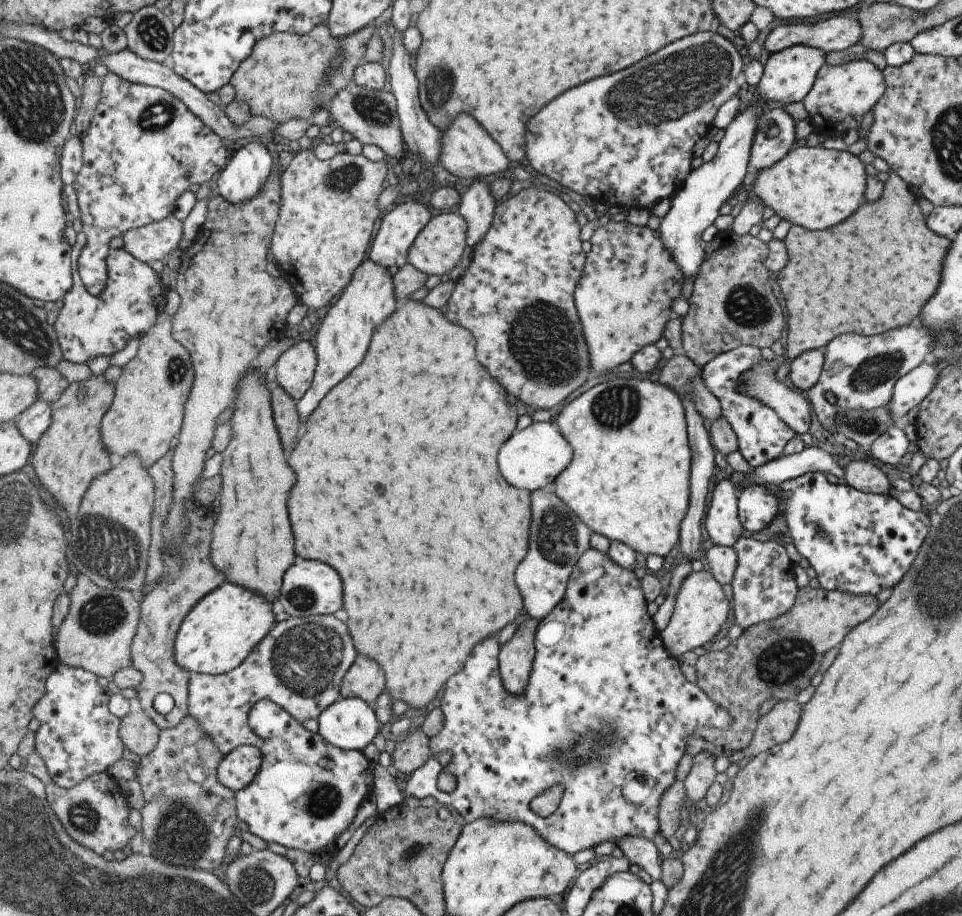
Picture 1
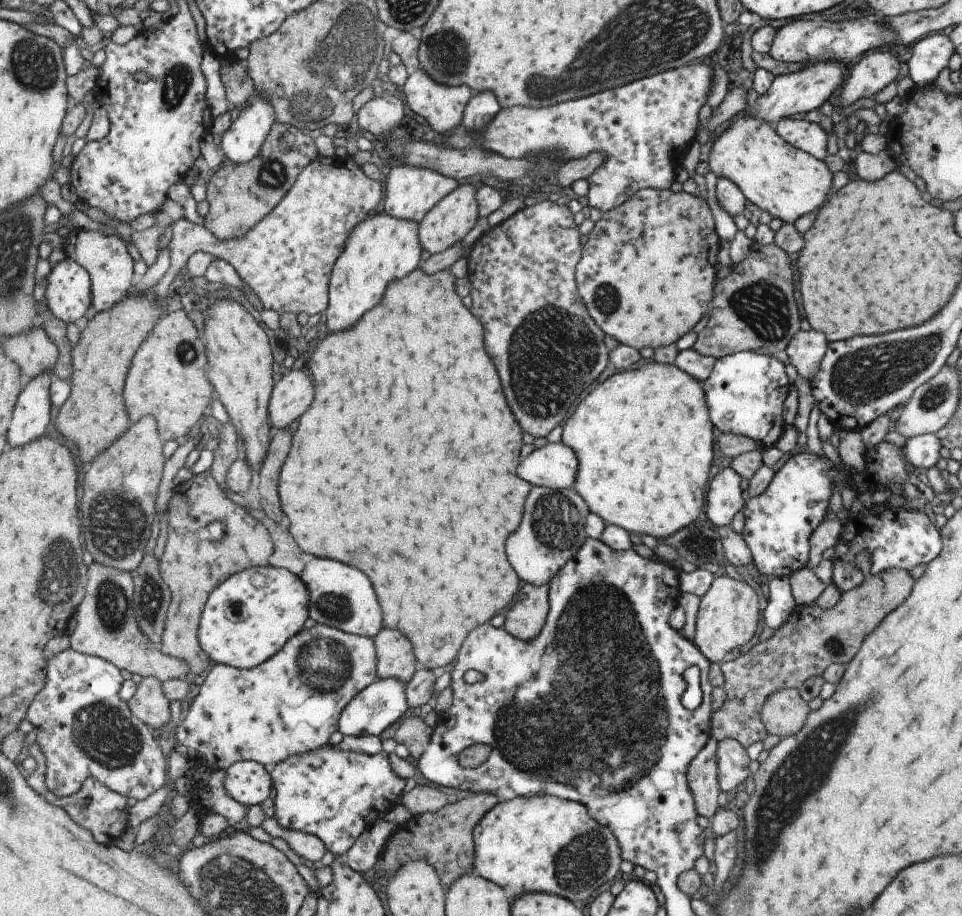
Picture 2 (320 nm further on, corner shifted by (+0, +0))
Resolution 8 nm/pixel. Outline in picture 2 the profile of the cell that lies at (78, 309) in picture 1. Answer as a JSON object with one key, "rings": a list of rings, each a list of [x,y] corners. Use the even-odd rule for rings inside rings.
{"rings":[[[75,229],[68,233],[67,237],[66,249],[71,258],[83,266],[92,277],[93,300],[90,316],[111,310],[117,304],[121,304],[121,300],[129,296],[129,290],[138,280],[138,276],[133,272],[135,260],[127,250],[127,242],[115,234],[105,234],[101,230]]]}

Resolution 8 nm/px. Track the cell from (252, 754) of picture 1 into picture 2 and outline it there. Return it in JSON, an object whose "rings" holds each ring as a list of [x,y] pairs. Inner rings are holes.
{"rings":[[[251,760],[235,762],[225,769],[224,784],[232,798],[248,807],[267,800],[274,787],[271,773],[263,764]]]}

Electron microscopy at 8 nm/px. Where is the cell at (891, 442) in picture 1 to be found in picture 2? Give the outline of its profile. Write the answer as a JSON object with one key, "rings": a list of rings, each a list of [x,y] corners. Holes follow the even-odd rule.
{"rings":[[[934,434],[909,437],[900,444],[903,458],[913,466],[913,468],[929,469],[939,460],[939,450],[941,442]]]}

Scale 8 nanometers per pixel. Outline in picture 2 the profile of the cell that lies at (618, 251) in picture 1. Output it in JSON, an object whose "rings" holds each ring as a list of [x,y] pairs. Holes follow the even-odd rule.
{"rings":[[[653,188],[642,189],[636,191],[631,198],[625,200],[621,205],[612,210],[602,212],[601,218],[595,222],[593,229],[587,235],[587,242],[582,246],[581,257],[579,262],[575,264],[574,280],[577,294],[587,310],[587,314],[591,316],[593,324],[599,326],[605,334],[613,336],[620,345],[635,348],[639,351],[641,348],[661,348],[674,344],[685,333],[690,332],[693,325],[701,320],[703,314],[707,314],[710,310],[711,292],[715,290],[713,282],[715,282],[715,274],[720,268],[717,262],[717,254],[719,254],[720,234],[715,232],[715,224],[713,224],[713,216],[707,207],[706,200],[703,196],[697,198],[693,194],[686,194],[683,190],[679,192],[671,192],[671,190],[657,190]]]}

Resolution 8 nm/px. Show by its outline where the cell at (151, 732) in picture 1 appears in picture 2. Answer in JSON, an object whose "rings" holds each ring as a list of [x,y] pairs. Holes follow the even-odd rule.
{"rings":[[[155,676],[143,677],[135,697],[129,702],[133,714],[151,730],[163,732],[171,720],[171,702],[165,696],[163,681]]]}

